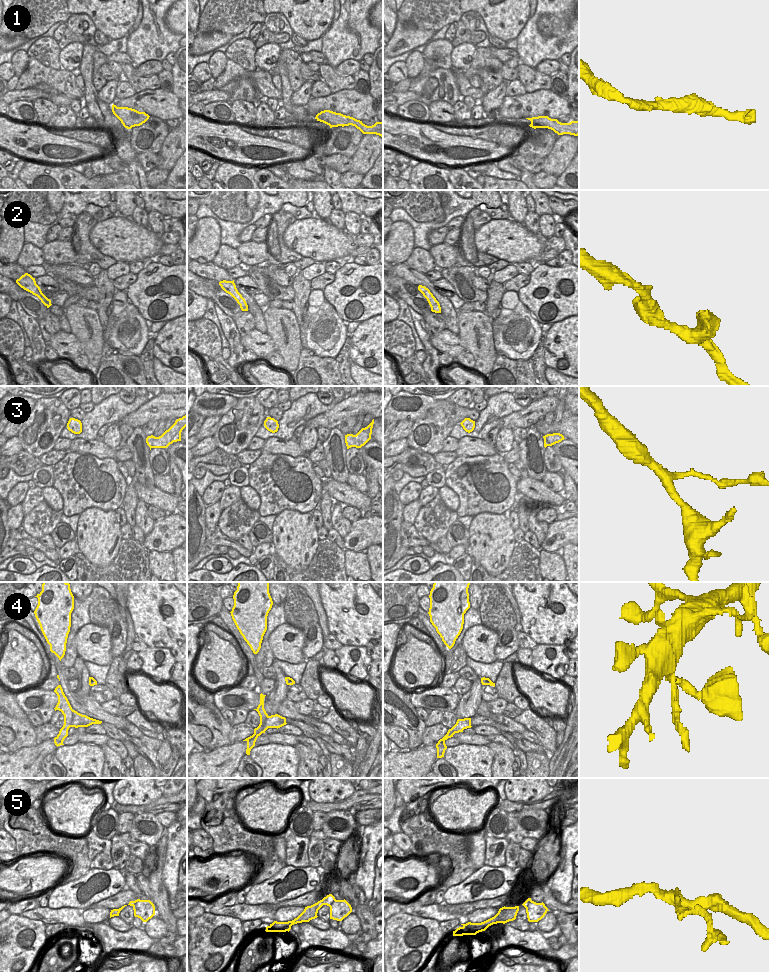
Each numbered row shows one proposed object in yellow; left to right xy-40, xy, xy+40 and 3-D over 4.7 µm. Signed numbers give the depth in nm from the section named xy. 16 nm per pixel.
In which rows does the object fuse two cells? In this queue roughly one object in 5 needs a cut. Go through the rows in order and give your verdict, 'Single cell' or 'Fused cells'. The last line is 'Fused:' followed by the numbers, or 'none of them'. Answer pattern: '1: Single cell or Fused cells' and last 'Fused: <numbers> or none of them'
1: Single cell
2: Single cell
3: Single cell
4: Single cell
5: Single cell
Fused: none of them.

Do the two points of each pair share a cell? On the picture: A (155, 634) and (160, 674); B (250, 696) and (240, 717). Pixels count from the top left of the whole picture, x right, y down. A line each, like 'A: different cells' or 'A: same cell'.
A: different cells
B: different cells

